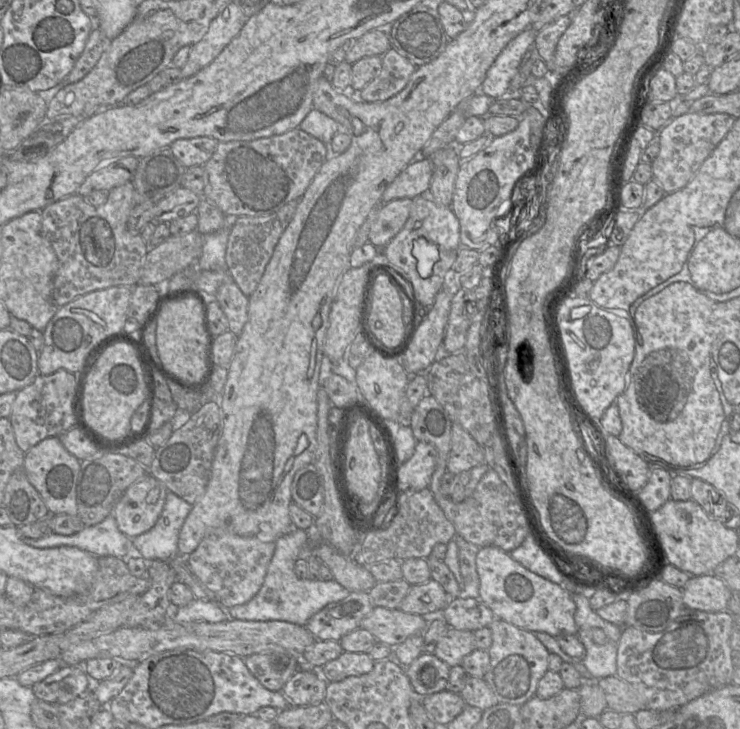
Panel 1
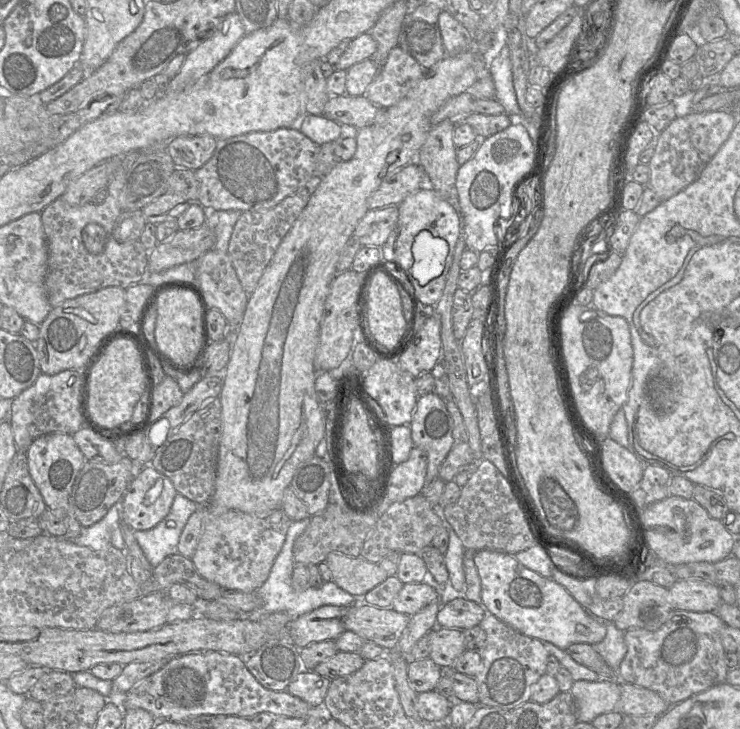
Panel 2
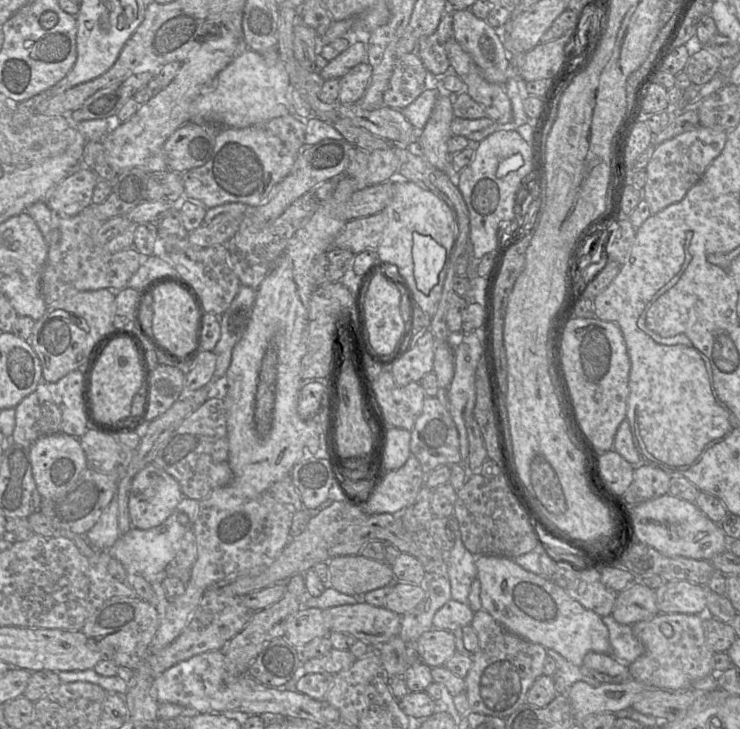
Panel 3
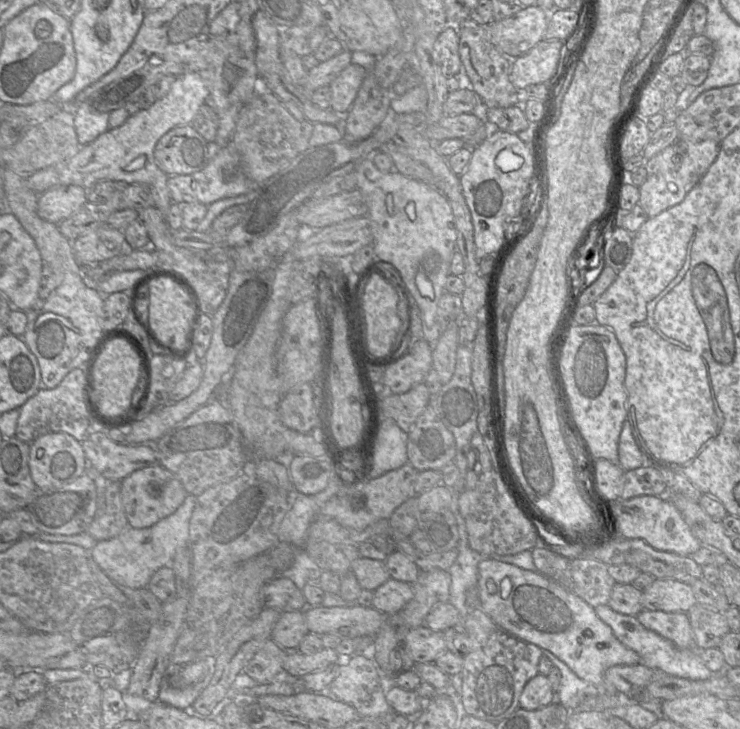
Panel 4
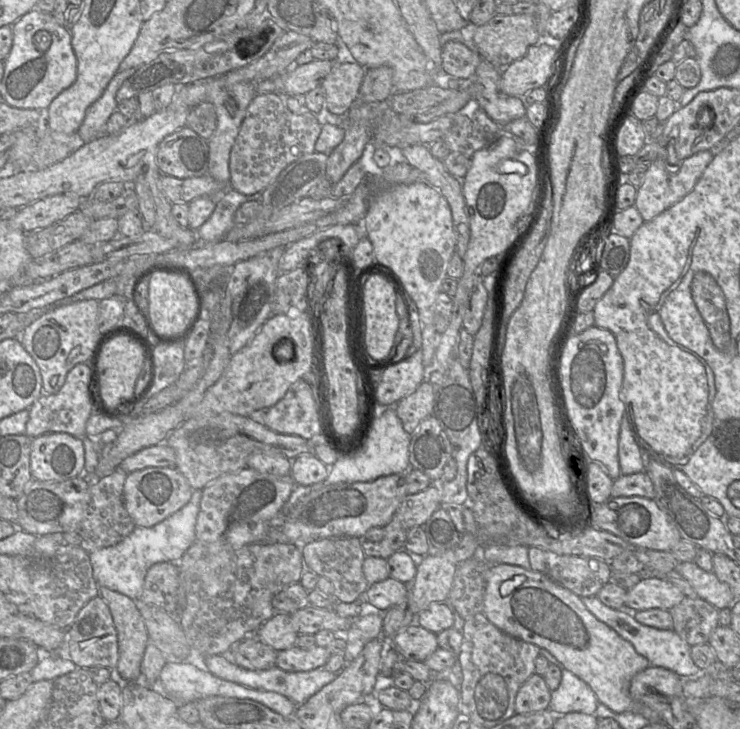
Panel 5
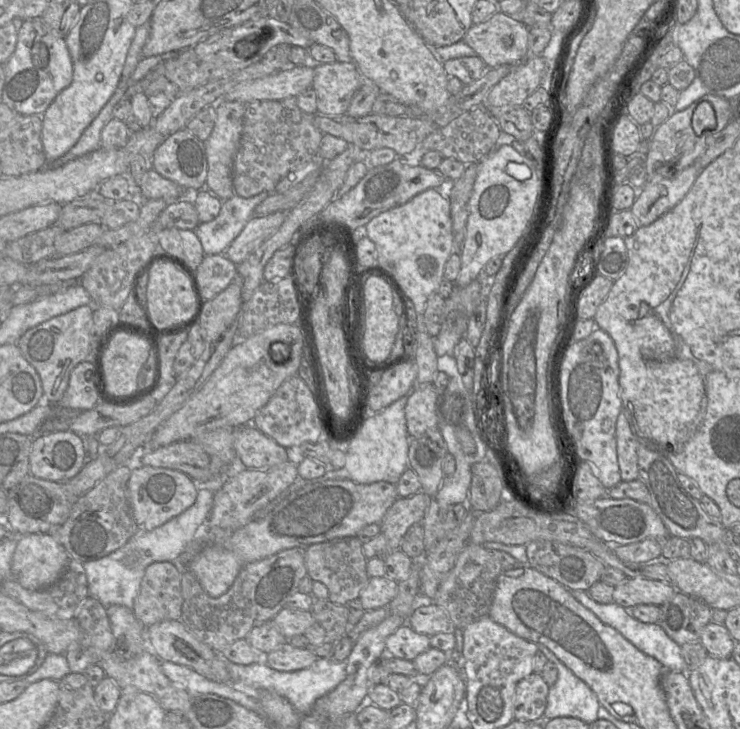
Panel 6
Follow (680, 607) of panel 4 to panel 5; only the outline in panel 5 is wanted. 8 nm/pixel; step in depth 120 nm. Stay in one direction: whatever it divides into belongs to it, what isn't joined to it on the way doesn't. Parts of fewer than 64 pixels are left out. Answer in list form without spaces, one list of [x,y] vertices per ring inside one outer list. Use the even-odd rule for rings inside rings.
[[[657,577],[642,579],[626,595],[625,607],[637,611],[659,608],[669,610],[686,596],[671,582]]]

